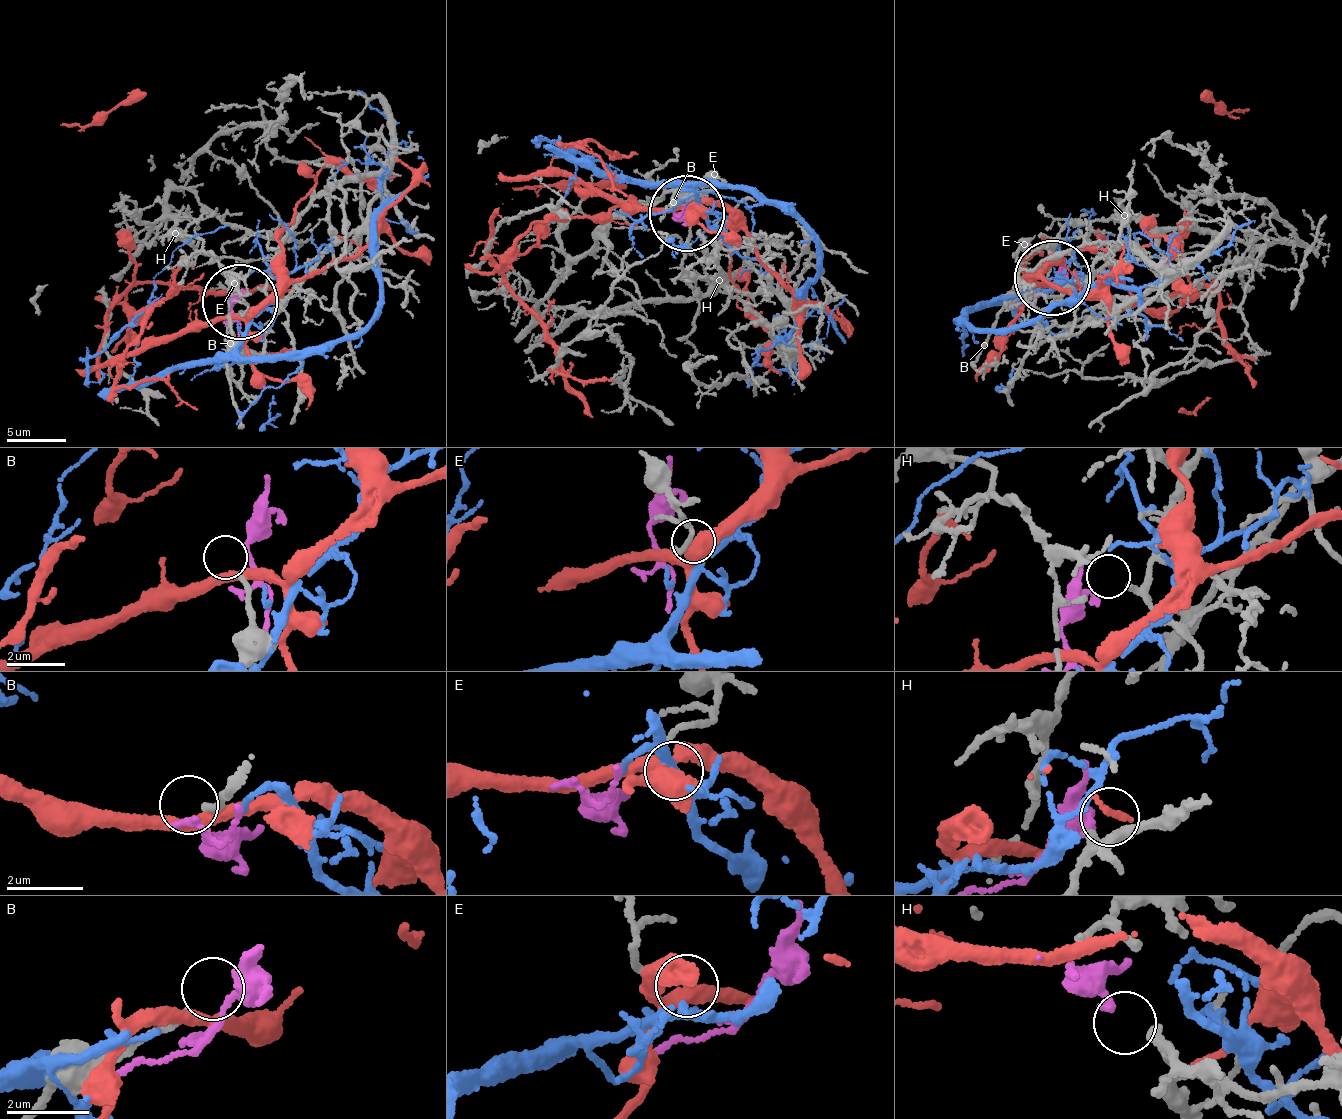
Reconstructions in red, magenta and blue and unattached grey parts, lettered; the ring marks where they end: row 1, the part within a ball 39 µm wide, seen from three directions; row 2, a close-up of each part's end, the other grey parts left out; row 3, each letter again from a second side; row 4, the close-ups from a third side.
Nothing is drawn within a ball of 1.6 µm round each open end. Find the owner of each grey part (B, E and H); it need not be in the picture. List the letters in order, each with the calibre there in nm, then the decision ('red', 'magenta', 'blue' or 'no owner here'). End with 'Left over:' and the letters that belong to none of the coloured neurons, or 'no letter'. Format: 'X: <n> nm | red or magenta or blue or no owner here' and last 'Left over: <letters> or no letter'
B: 170 nm | no owner here
E: 150 nm | no owner here
H: 220 nm | magenta
Left over: B, E

